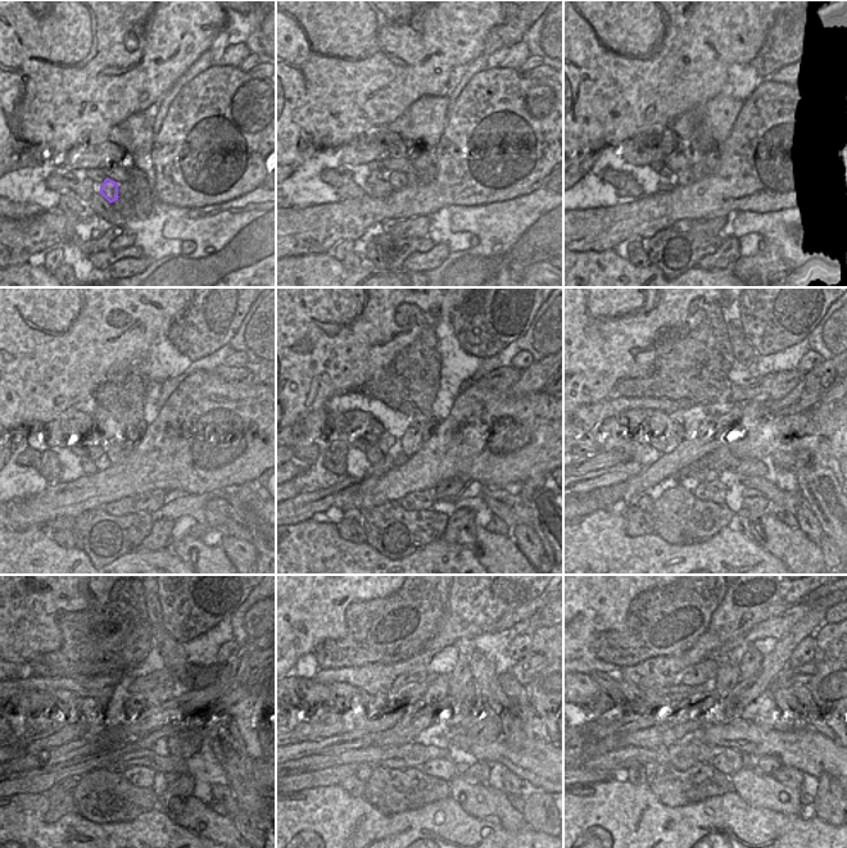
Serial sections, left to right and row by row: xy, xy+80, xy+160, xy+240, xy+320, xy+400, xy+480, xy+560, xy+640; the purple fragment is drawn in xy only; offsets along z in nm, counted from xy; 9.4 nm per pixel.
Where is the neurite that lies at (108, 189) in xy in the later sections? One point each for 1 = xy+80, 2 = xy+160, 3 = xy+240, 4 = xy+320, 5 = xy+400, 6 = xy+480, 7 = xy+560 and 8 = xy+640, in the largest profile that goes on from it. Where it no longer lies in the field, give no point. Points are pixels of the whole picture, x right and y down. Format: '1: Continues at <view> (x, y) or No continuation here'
1: Continues at xy+80 (397, 180)
2: Continues at xy+160 (685, 176)
3: Continues at xy+240 (116, 454)
4: Continues at xy+320 (416, 435)
5: Continues at xy+400 (703, 427)
6: Continues at xy+480 (139, 702)
7: Continues at xy+560 (438, 689)
8: Continues at xy+640 (729, 675)

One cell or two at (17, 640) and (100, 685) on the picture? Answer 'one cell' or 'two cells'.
two cells

